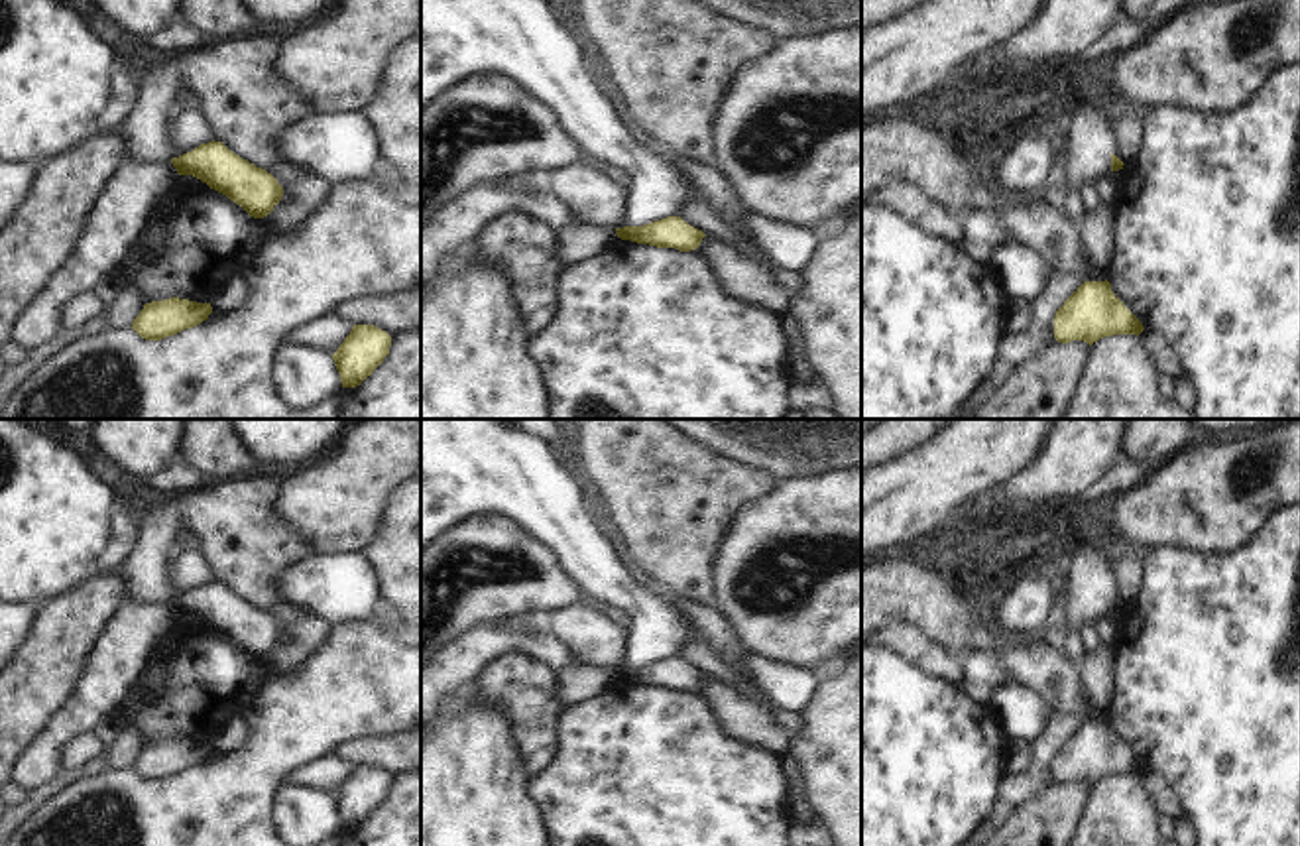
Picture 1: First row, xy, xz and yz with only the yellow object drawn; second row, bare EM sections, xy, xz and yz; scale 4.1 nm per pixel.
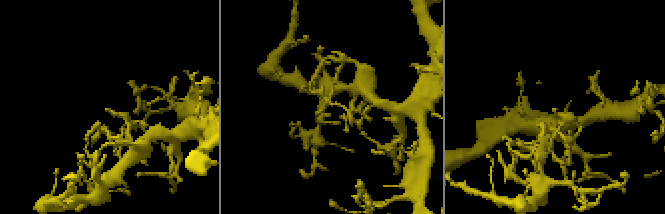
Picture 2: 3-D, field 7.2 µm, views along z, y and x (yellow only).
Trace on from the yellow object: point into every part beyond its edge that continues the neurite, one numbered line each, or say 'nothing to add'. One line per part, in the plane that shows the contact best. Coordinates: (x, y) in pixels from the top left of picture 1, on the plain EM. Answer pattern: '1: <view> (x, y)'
nothing to add

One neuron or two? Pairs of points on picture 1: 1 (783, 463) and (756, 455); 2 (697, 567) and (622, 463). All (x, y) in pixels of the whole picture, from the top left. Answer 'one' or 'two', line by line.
1: one
2: one

